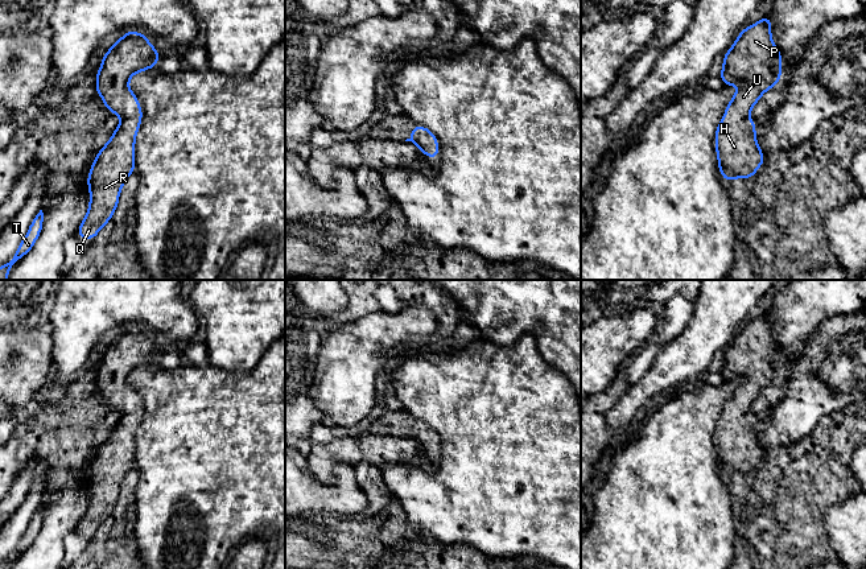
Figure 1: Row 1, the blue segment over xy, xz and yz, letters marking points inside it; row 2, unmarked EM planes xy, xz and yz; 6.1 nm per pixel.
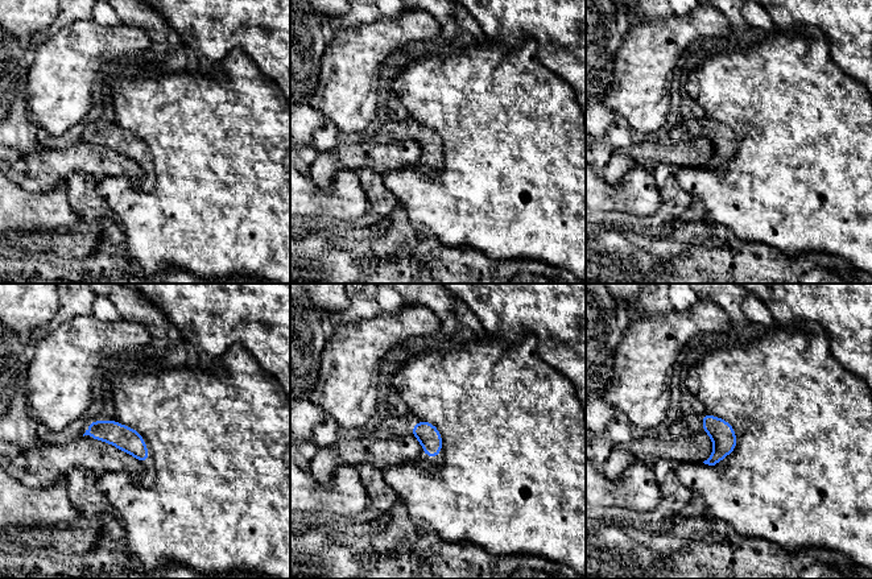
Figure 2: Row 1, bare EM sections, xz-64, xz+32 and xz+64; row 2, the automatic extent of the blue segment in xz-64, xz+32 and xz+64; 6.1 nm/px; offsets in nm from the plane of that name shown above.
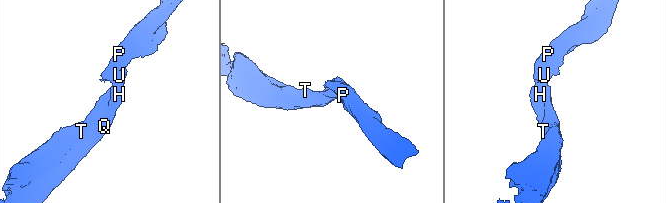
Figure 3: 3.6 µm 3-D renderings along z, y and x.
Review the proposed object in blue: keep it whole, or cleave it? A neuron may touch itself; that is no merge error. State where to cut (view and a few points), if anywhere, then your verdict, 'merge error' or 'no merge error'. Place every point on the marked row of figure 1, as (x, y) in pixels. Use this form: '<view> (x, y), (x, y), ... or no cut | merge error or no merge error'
no cut | no merge error

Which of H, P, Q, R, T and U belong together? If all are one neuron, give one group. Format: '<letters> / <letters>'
H P Q R T U

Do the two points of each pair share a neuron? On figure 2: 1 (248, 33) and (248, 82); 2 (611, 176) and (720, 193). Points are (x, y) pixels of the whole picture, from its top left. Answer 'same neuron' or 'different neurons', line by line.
1: different neurons
2: different neurons

